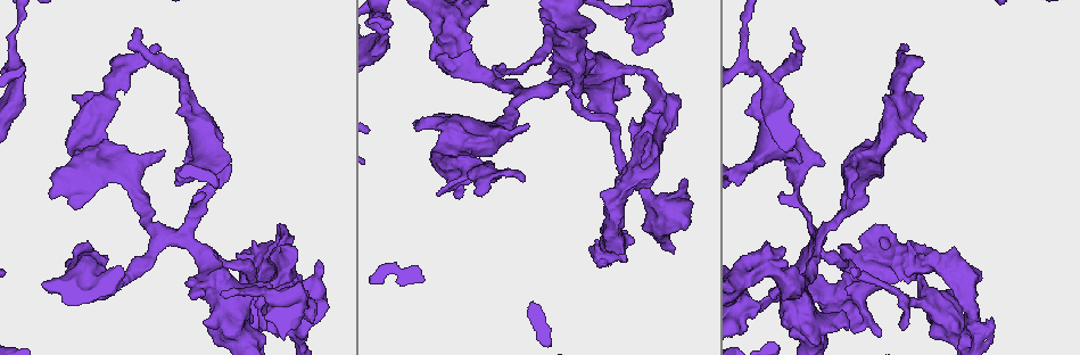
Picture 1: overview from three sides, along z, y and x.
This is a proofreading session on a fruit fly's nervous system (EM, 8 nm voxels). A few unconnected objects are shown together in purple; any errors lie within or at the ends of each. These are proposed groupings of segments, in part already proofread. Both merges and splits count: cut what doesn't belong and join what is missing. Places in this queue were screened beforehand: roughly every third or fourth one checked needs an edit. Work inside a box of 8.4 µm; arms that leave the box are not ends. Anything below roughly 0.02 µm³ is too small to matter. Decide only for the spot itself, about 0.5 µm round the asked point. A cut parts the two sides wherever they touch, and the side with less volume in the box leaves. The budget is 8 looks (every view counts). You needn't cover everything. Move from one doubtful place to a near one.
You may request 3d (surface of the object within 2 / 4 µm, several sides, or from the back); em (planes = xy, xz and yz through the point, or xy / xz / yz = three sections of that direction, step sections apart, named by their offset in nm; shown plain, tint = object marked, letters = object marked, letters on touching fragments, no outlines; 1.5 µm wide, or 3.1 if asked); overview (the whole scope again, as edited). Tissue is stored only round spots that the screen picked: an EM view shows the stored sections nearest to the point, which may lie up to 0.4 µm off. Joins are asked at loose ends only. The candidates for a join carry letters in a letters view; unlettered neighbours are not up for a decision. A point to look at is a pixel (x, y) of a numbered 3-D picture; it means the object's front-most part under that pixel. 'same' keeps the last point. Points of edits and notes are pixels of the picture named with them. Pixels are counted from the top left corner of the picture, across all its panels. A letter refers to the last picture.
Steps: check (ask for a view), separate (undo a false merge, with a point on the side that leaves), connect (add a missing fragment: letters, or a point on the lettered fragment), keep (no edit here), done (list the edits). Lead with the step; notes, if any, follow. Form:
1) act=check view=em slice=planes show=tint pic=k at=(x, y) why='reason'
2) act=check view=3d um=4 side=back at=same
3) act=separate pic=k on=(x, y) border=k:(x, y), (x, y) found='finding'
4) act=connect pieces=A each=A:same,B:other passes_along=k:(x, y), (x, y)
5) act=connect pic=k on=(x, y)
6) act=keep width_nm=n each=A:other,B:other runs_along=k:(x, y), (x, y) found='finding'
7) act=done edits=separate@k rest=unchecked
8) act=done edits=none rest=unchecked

act=check view=3d um=4 pic=1 at=(676, 102) why='free end'

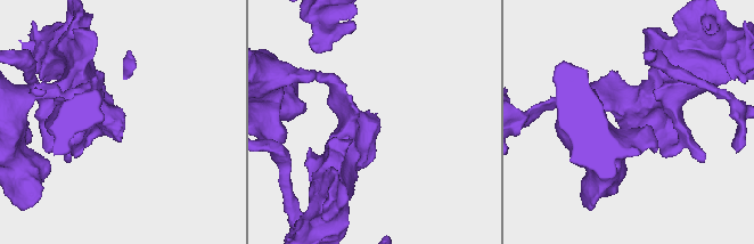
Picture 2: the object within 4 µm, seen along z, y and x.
act=check view=em slice=planes show=letters pic=2 at=(373, 126)

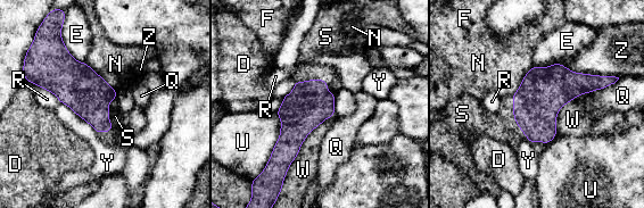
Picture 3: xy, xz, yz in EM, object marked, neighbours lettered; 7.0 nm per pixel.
act=connect pieces=S each=D:other,E:other,F:other,N:other,Q:other,R:other,S:same,U:other,W:other,Y:other,Z:other found='it goes on there'

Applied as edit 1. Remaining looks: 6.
act=check view=em slice=planes show=letters pic=1 at=(193, 299) why='stops while still wide'

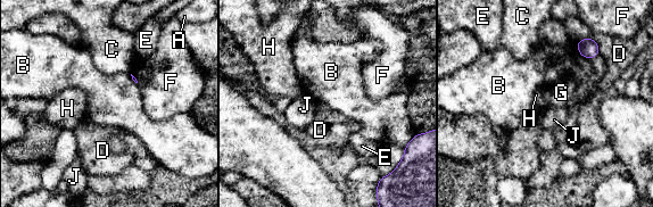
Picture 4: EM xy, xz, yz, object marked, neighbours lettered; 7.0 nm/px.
act=keep each=A:other,B:other,C:other,D:other,E:other,F:other,G:other,H:other,J:other border=4:(576, 41), (579, 54) found='no lettered fragment goes on from it'

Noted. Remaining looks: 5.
act=check view=em slice=planes show=tint pic=1 at=(746, 63) why='a fork'

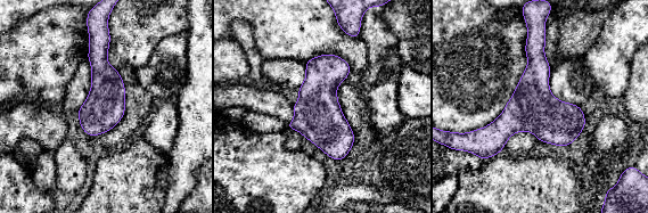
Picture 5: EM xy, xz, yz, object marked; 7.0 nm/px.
act=check view=em slice=planes show=letters at=same

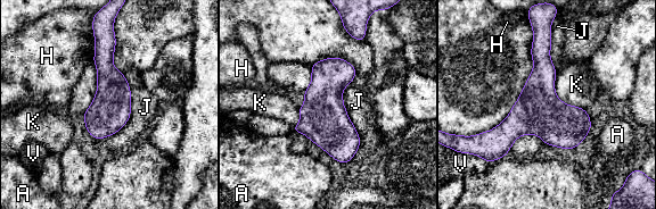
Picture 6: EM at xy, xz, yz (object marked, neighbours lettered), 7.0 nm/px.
act=keep each=A:other,H:other,J:other,K:other,V:other found='continuous, no second cell'

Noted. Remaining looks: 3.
act=done edits=connect@3 rest=unchecked

